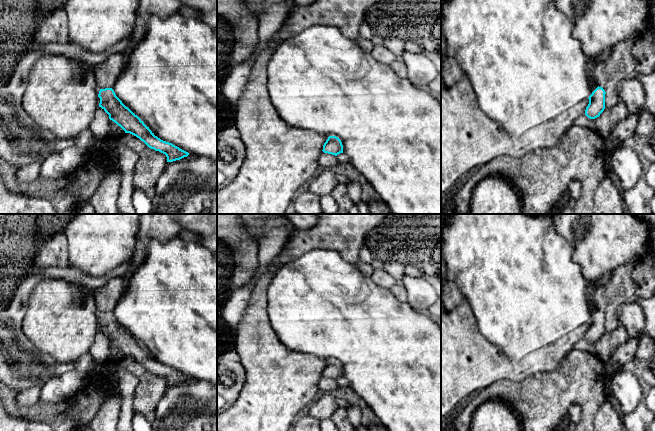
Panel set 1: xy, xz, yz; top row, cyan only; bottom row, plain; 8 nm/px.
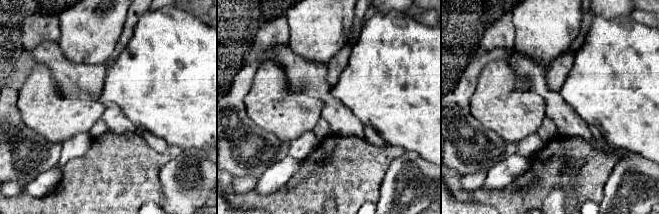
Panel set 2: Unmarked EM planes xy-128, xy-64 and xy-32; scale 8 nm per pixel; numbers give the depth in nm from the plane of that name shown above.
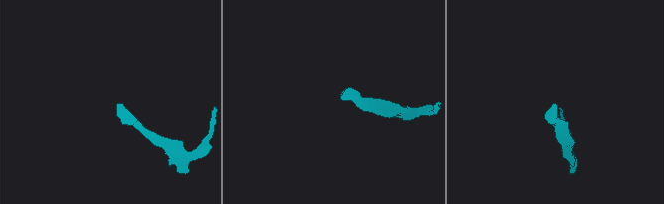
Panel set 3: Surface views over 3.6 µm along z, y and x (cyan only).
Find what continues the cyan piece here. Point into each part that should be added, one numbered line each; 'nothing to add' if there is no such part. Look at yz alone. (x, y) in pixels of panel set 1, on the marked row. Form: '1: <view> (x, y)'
1: yz (590, 65)

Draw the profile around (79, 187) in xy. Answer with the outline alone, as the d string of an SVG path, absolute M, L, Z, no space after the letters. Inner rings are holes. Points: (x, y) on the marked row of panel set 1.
M103 139L99 149L90 151L88 162L68 176L62 183L42 183L37 179L20 183L16 178L18 167L0 157L0 176L12 192L48 200L56 214L77 214L77 207L89 202L101 182L116 169L112 154L112 140Z

